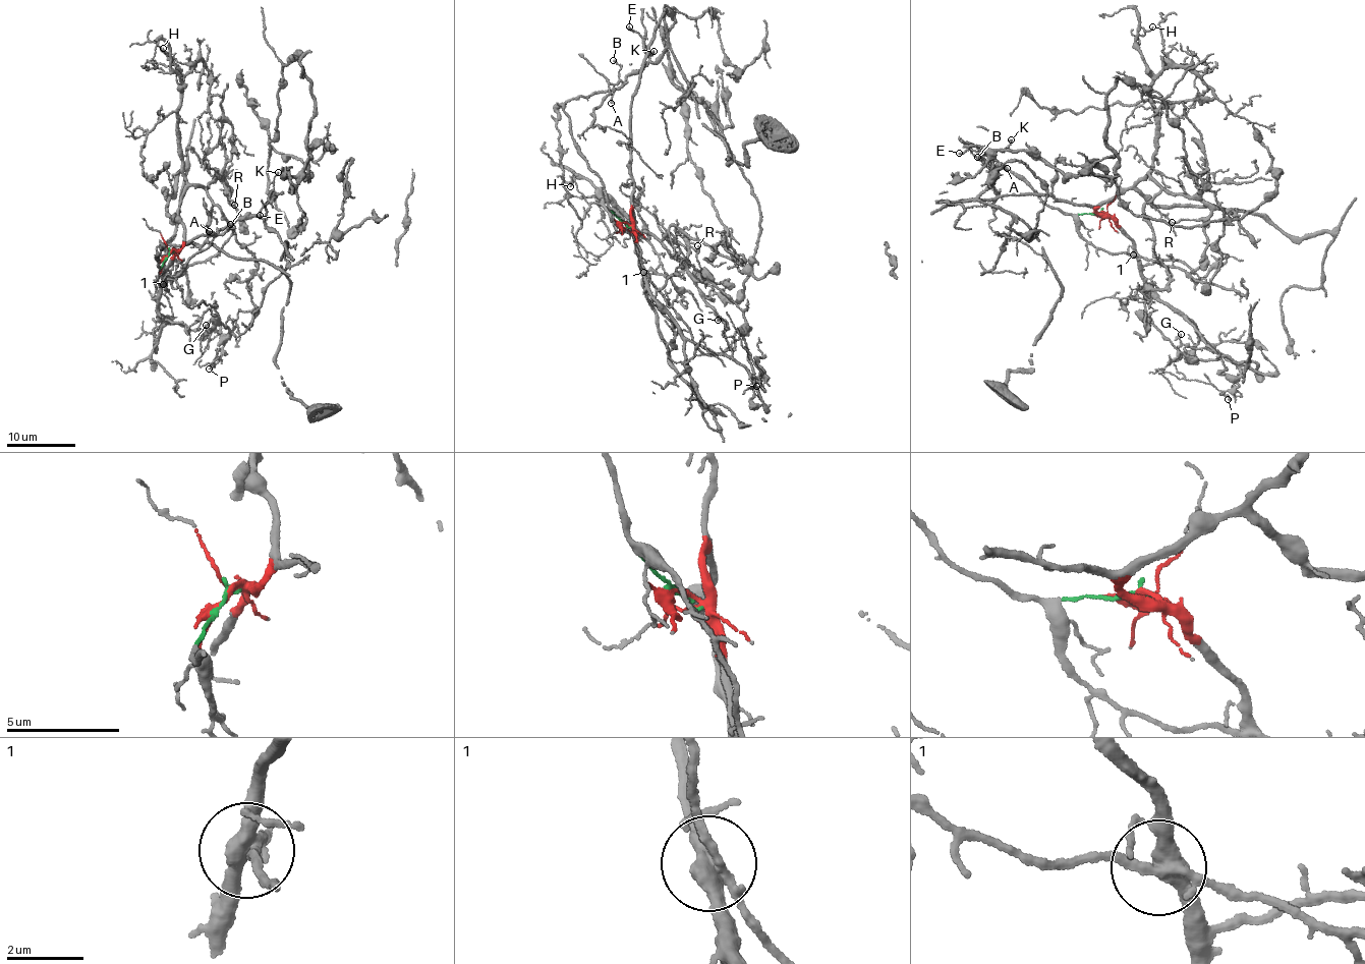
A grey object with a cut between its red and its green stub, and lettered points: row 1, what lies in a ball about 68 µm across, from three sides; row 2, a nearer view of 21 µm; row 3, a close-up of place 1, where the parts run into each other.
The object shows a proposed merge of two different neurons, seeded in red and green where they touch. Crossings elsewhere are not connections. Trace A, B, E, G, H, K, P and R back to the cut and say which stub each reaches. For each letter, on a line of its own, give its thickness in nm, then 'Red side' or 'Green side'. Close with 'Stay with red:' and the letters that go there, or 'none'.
A: Thickness 150 nm. Green side
B: Thickness 160 nm. Green side
E: Thickness 180 nm. Green side
G: Thickness 220 nm. Red side
H: Thickness 90 nm. Red side
K: Thickness 130 nm. Green side
P: Thickness 130 nm. Red side
R: Thickness 130 nm. Red side
Stay with red: G, H, P, R

